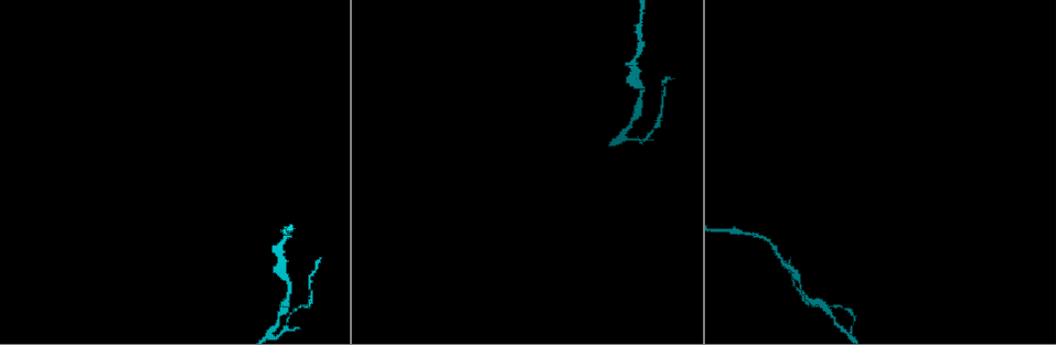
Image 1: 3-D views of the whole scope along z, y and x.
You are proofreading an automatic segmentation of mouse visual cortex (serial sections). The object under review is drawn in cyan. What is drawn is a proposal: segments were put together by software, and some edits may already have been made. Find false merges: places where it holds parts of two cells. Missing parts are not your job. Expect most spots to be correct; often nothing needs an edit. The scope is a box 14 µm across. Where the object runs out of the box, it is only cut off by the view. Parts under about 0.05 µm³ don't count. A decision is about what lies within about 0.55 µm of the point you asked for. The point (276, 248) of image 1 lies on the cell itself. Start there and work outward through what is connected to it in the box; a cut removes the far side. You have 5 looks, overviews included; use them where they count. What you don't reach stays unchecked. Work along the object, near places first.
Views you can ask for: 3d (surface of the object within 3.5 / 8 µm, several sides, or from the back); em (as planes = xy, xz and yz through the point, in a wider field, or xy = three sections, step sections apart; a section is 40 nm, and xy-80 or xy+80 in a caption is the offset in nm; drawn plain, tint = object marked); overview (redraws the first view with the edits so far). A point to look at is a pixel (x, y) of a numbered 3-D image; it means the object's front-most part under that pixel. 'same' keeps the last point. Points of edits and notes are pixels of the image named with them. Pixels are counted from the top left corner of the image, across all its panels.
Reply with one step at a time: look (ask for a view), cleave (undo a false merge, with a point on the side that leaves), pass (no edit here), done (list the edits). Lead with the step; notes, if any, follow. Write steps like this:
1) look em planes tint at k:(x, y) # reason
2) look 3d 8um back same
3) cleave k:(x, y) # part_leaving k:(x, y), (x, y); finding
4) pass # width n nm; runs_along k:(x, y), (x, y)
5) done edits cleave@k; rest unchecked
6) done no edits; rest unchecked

look 3d 8um at 1:(641, 92) # narrows sharply

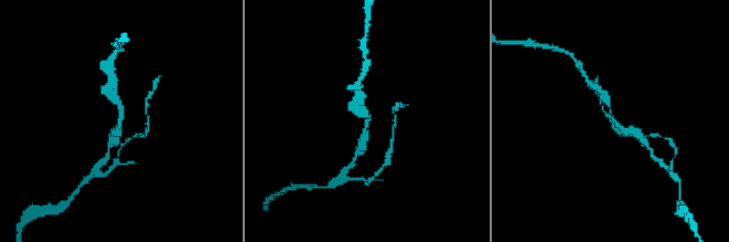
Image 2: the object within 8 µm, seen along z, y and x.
look em xy step 2 tint at 2:(119, 120)

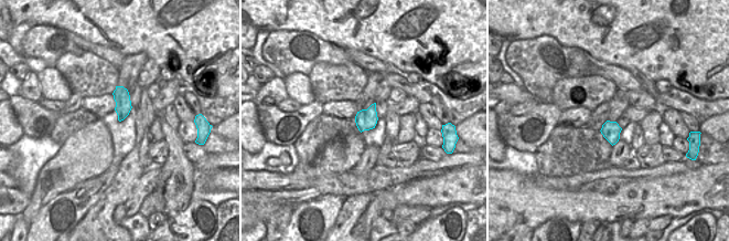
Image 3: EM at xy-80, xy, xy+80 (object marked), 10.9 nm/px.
pass # arm_widths 250, 300 nm; runs_along 2:(603, 95), (617, 125), (641, 136); continuous, no second cell

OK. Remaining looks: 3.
look 3d 8um at 1:(851, 327) # abrupt turn

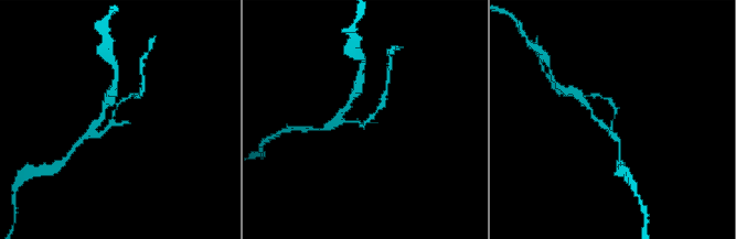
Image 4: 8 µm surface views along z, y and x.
look 3d 3.5um at 4:(360, 125)

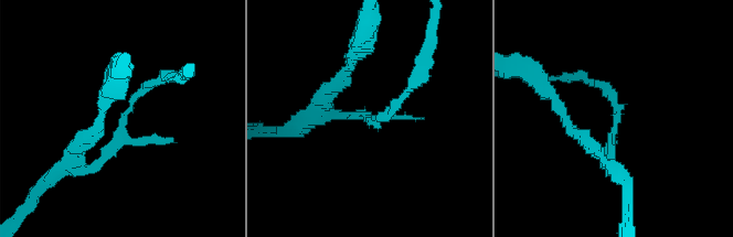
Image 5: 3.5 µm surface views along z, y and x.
look em xy step 5 tint at 5:(617, 123) # need the tissue

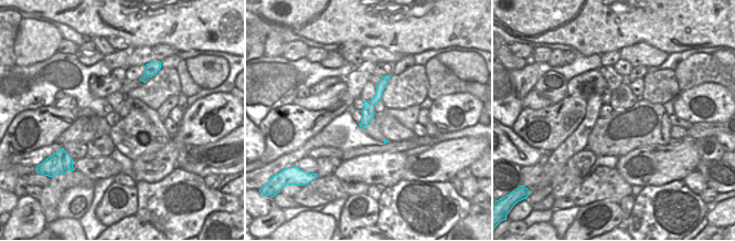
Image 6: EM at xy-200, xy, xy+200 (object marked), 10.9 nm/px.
pass # runs_along 6:(386, 79), (363, 123); all the same cell

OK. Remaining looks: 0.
done no edits; rest unchecked

